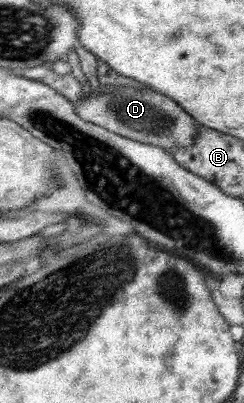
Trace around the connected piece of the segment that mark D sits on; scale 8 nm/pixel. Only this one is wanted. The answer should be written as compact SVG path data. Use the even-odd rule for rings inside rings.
M100 84L95 95L82 97L74 102L76 114L85 122L102 126L108 132L158 146L169 152L173 148L192 148L194 136L198 136L198 122L171 98L156 92L152 88L130 88L129 86L107 86Z

